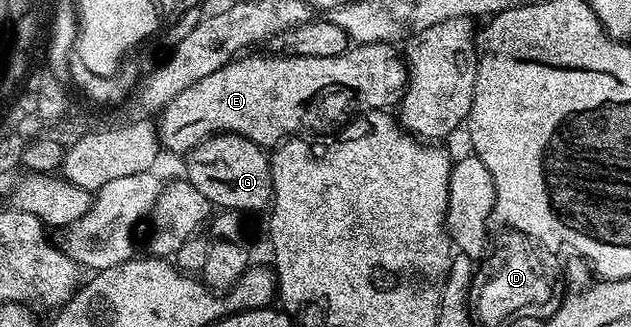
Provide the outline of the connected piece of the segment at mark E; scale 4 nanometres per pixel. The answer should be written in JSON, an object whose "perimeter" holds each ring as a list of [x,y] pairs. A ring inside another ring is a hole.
{"perimeter":[[[381,42],[353,44],[339,56],[299,56],[280,52],[269,52],[266,58],[261,54],[253,54],[250,58],[237,56],[218,71],[179,92],[166,104],[155,122],[158,143],[171,153],[184,156],[207,137],[238,134],[256,146],[273,148],[286,138],[304,135],[304,130],[325,130],[362,112],[388,111],[400,103],[409,82],[408,69],[398,55],[397,58],[393,55],[393,50],[390,43]]]}

